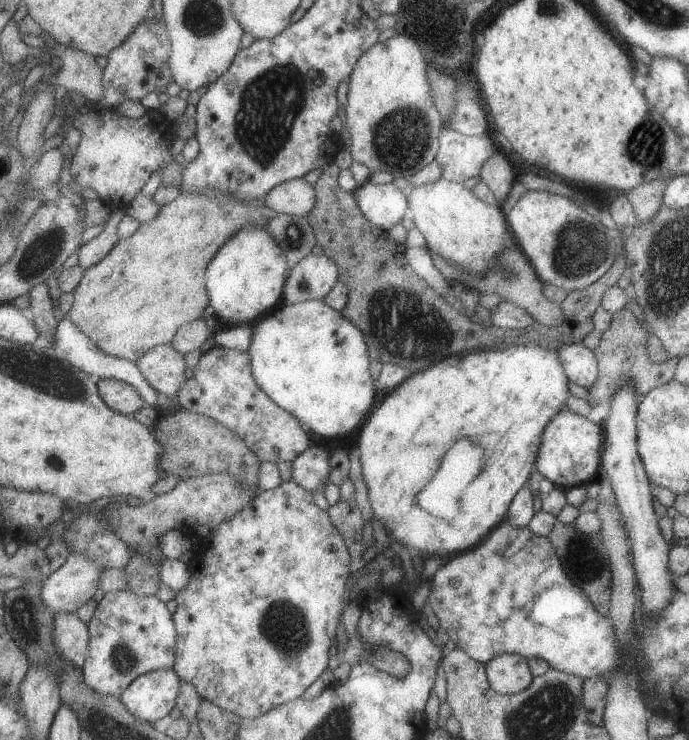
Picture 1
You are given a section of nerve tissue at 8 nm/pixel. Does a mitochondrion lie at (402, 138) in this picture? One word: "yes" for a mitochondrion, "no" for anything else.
yes

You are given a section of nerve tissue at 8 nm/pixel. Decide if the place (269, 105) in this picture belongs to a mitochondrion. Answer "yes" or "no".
yes

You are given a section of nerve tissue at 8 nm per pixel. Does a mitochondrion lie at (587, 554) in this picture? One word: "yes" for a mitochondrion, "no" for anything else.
yes

